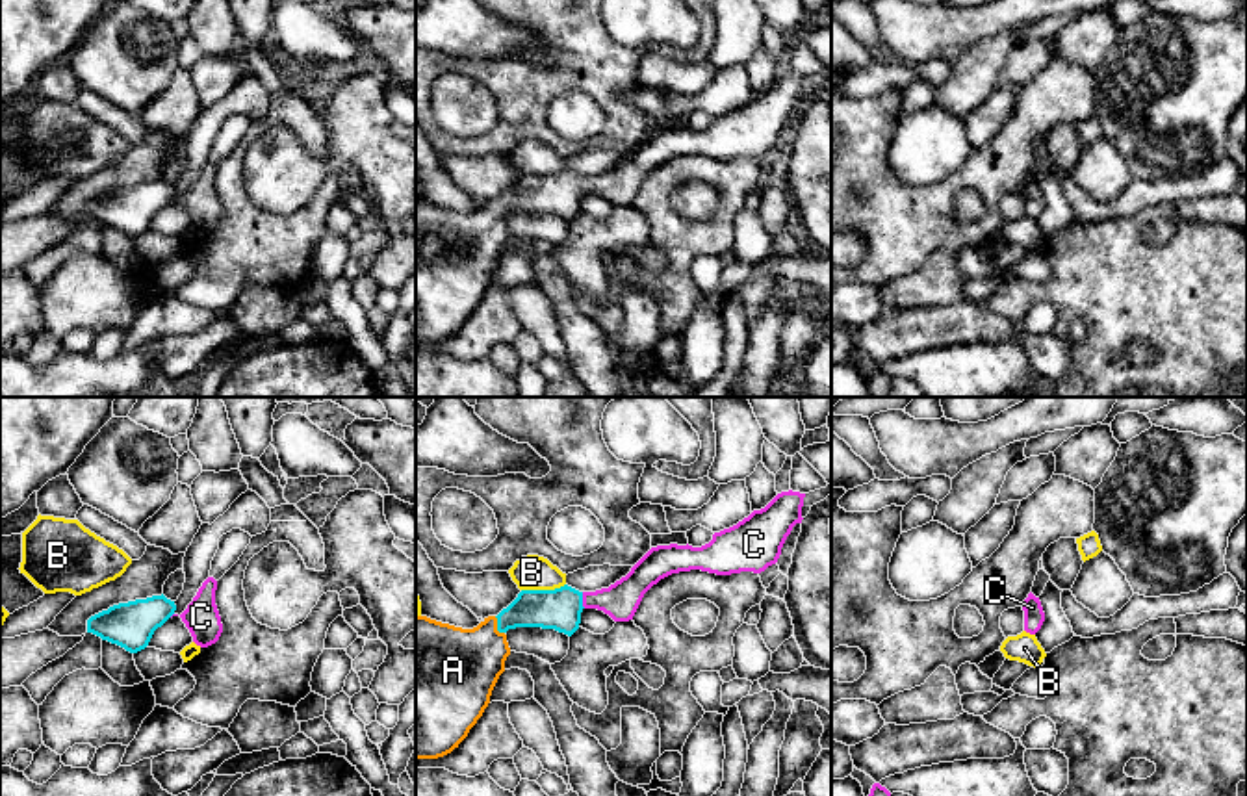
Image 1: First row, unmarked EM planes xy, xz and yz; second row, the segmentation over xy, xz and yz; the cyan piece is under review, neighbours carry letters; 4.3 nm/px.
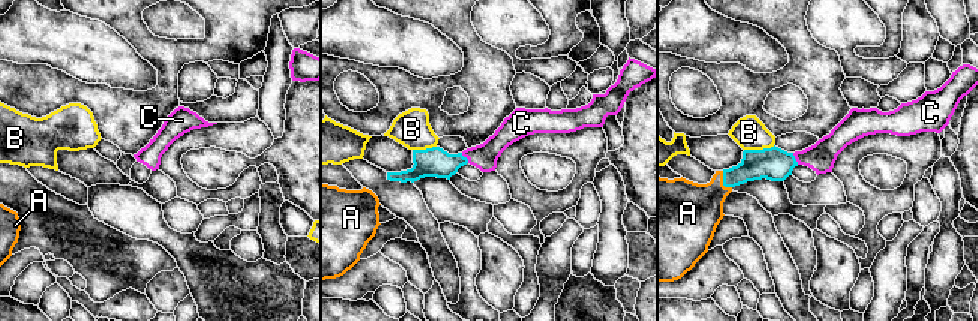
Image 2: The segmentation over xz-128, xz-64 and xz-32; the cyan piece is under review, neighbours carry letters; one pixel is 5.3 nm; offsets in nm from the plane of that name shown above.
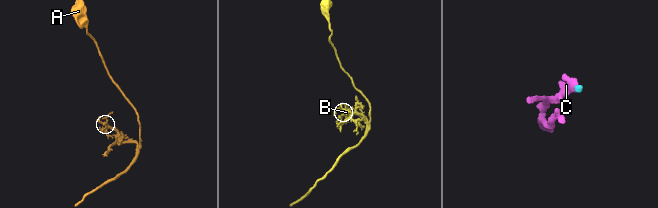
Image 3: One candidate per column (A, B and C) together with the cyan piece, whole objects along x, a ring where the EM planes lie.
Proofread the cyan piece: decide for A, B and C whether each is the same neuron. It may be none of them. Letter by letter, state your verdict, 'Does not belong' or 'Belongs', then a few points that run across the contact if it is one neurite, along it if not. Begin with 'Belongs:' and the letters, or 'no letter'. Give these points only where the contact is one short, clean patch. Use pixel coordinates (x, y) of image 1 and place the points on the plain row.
Belongs: A, C
A: Belongs
B: Does not belong. Line: xz (565, 167), (553, 173), (522, 175)
C: Belongs. Line: xz (559, 193), (581, 184), (620, 184)

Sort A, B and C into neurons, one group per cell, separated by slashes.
A C / B

